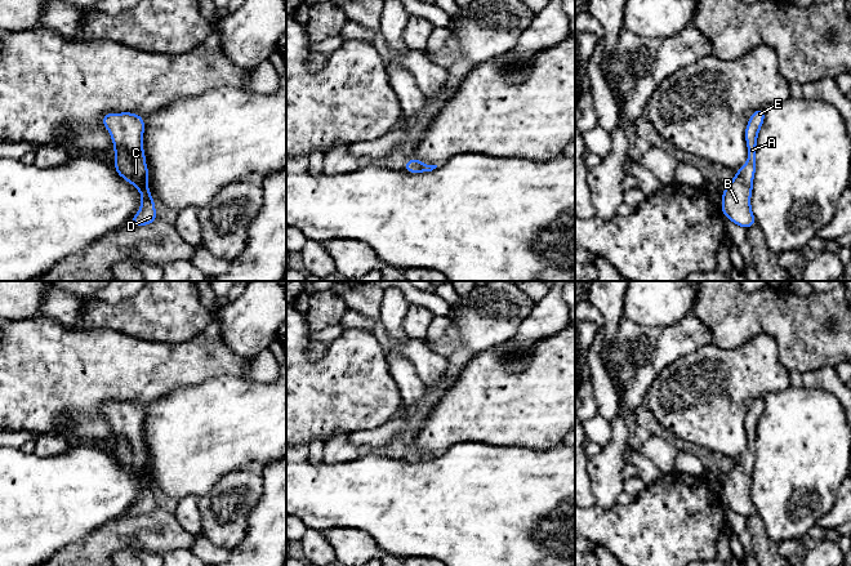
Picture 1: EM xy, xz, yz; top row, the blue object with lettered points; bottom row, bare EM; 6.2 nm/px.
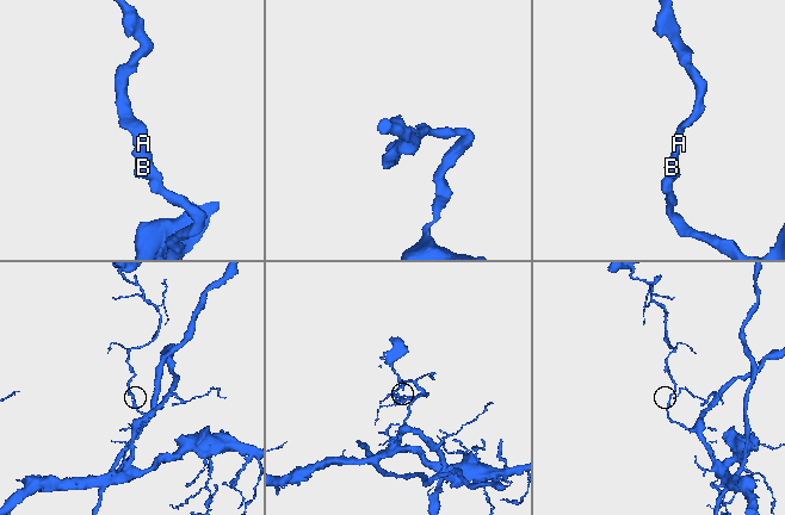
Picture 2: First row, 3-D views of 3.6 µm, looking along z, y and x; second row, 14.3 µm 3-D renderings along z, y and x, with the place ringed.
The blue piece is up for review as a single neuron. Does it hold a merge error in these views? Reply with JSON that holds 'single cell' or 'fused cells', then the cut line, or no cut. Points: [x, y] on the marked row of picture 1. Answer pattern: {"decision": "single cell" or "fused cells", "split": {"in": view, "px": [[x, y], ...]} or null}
{"decision": "single cell", "split": null}

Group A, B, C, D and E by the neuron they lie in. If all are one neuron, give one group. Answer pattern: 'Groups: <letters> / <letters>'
Groups: A B C D E

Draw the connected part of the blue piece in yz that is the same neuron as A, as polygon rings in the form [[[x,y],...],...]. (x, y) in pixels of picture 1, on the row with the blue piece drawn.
[[[759,107],[750,116],[745,128],[745,142],[748,146],[748,161],[735,173],[732,182],[722,192],[722,214],[732,223],[744,227],[757,224],[750,209],[750,193],[756,173],[757,135],[765,121],[763,107]]]

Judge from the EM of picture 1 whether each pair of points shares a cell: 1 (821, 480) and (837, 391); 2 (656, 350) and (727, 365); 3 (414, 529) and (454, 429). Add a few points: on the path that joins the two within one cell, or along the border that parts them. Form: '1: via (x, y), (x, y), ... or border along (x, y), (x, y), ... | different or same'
1: border along (806, 388), (821, 388), (829, 391), (837, 399) | different
2: border along (711, 342), (680, 356), (659, 373) | different
3: border along (476, 441), (455, 442), (437, 455) | different

